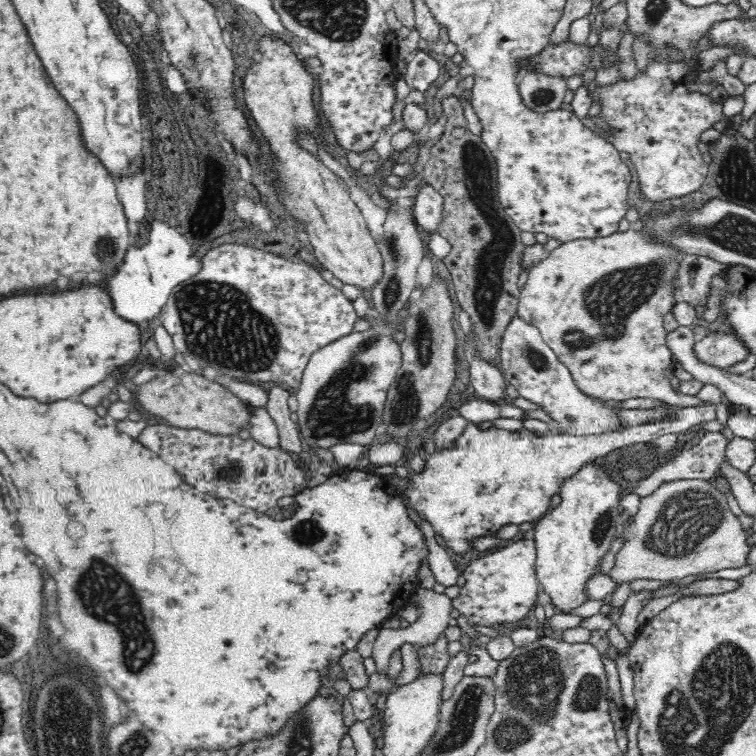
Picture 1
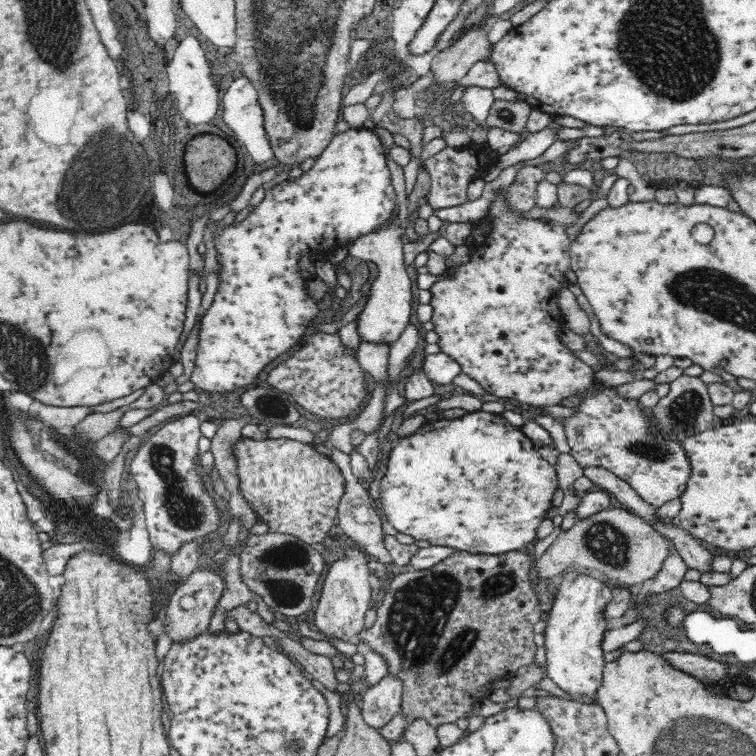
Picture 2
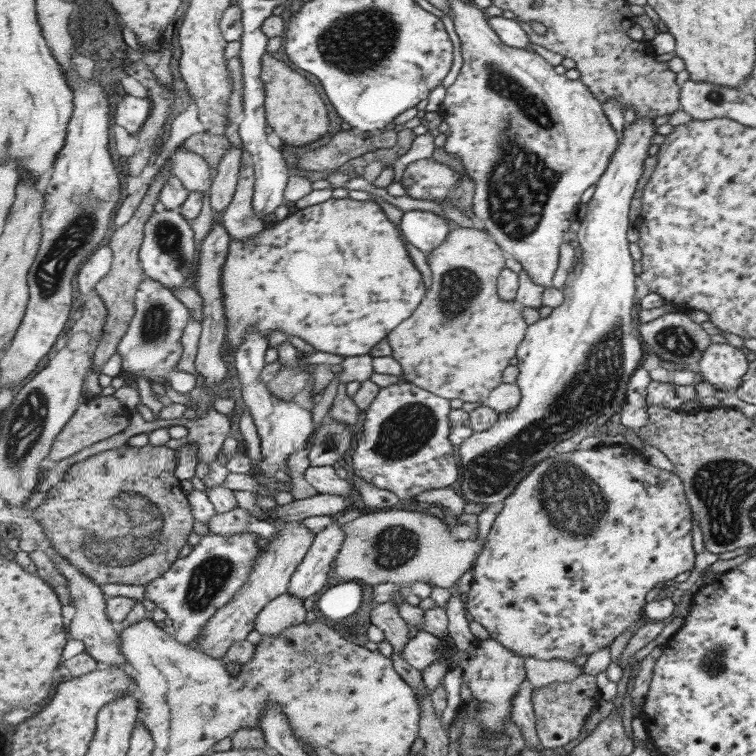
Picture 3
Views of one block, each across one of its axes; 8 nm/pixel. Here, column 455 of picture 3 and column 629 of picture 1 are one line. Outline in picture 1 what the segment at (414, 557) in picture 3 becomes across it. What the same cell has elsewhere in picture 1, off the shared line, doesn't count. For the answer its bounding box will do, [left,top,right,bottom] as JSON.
[602,479,752,604]

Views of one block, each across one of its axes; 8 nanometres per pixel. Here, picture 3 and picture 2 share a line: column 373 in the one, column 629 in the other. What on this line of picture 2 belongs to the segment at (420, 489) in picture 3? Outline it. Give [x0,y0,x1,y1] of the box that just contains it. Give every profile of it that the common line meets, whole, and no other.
[560,382,690,508]

